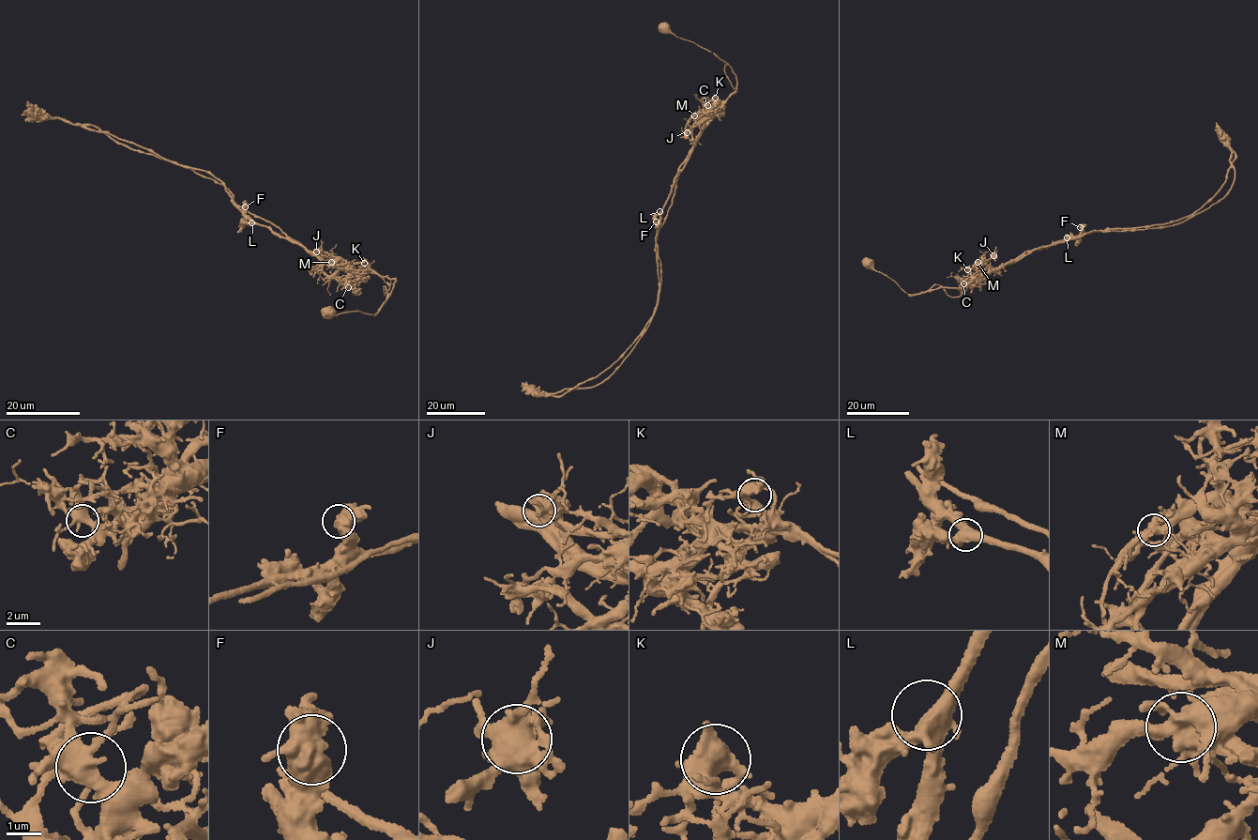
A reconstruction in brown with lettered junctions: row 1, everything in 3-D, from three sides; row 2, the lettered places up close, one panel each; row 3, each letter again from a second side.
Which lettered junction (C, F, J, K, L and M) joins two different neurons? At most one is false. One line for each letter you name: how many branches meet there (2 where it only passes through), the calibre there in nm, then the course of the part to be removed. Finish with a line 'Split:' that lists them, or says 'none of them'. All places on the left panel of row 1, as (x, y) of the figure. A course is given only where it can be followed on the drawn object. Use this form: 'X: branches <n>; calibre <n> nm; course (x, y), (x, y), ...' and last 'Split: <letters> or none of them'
M: branches 6; calibre 480 nm; course (331, 262), (241, 207), (214, 179), (129, 149), (91, 125), (24, 111)
Split: M

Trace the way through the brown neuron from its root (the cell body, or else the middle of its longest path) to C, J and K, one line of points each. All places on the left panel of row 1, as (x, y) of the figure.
C: (326, 313), (336, 315), (358, 311), (374, 314), (396, 281), (368, 271), (353, 288), (348, 287)
J: (326, 313), (336, 315), (358, 311), (374, 314), (396, 281), (352, 268), (344, 261), (316, 252)
K: (326, 313), (336, 315), (352, 311), (374, 314), (378, 312), (396, 281), (379, 276), (364, 263)

